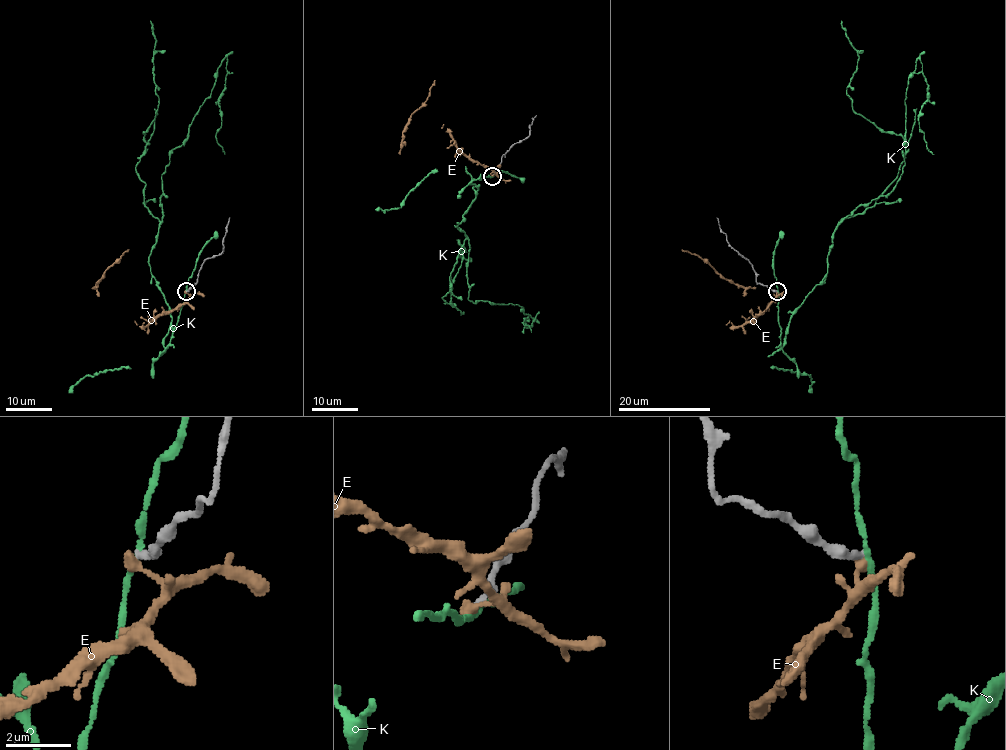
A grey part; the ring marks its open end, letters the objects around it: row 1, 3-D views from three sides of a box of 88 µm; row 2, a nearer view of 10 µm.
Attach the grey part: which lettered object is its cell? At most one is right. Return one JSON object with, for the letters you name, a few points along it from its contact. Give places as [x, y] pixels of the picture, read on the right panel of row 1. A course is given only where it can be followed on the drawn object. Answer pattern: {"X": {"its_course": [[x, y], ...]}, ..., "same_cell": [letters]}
{"same_cell": []}

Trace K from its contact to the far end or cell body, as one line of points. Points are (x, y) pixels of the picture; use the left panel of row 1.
K: (186, 291), (165, 347), (170, 307), (149, 255), (163, 215), (162, 176), (225, 57), (216, 135), (224, 154)

